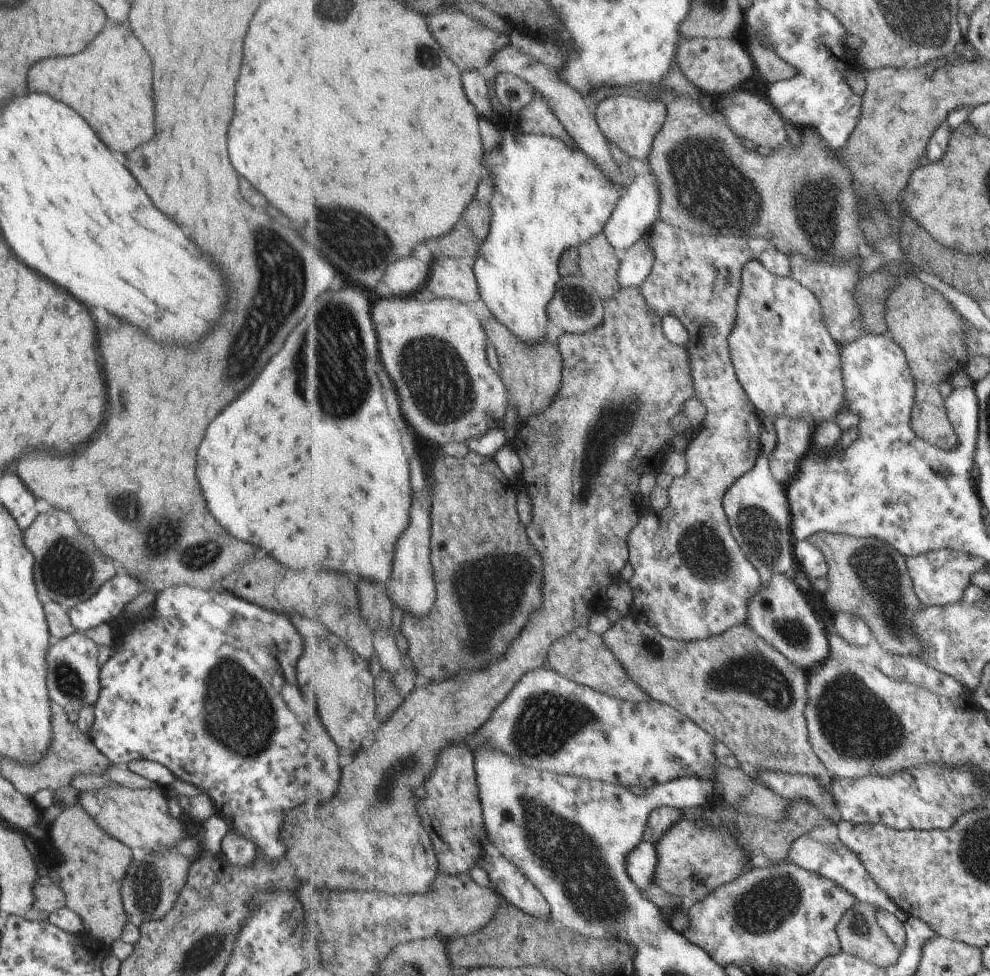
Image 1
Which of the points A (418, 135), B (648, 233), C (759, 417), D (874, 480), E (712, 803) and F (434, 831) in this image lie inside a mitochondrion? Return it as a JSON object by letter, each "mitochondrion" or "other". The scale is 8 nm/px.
{"A":"other","B":"other","C":"other","D":"other","E":"other","F":"other"}

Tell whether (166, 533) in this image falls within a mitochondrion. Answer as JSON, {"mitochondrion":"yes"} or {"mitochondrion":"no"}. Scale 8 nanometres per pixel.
{"mitochondrion":"yes"}

